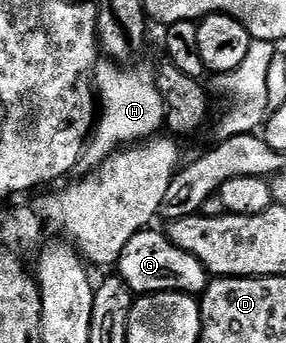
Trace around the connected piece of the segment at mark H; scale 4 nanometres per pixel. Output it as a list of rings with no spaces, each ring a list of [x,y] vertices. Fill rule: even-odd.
[[[115,62],[98,65],[97,96],[101,101],[101,115],[85,153],[86,163],[91,163],[91,166],[102,164],[108,156],[124,146],[154,137],[164,127],[167,107],[163,104],[163,95],[159,93],[156,73],[147,68],[140,72],[127,71],[131,70]]]

